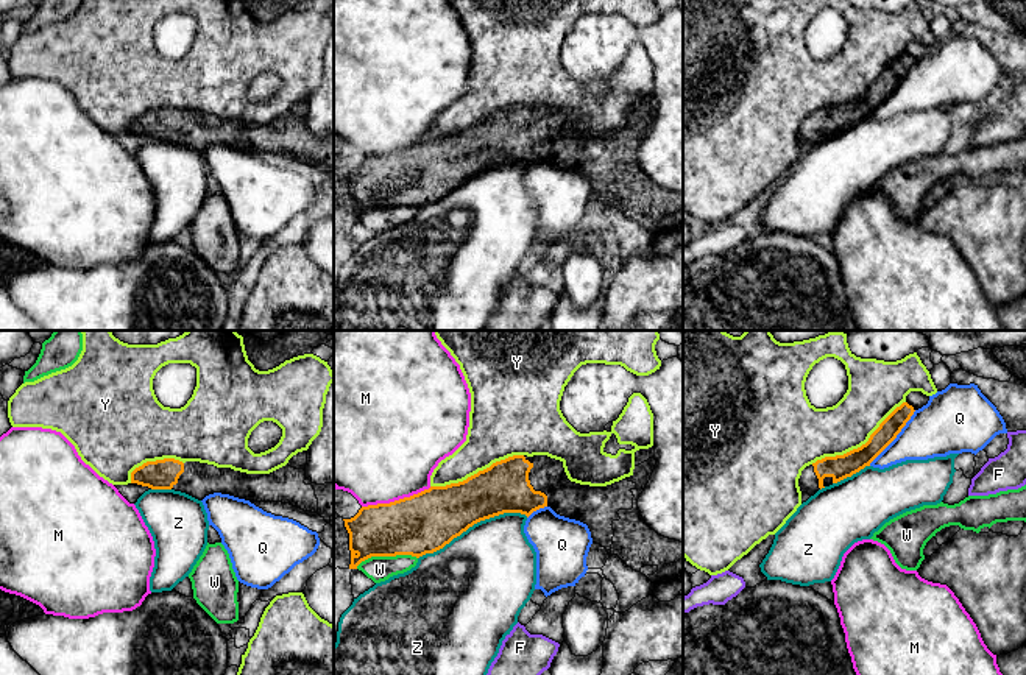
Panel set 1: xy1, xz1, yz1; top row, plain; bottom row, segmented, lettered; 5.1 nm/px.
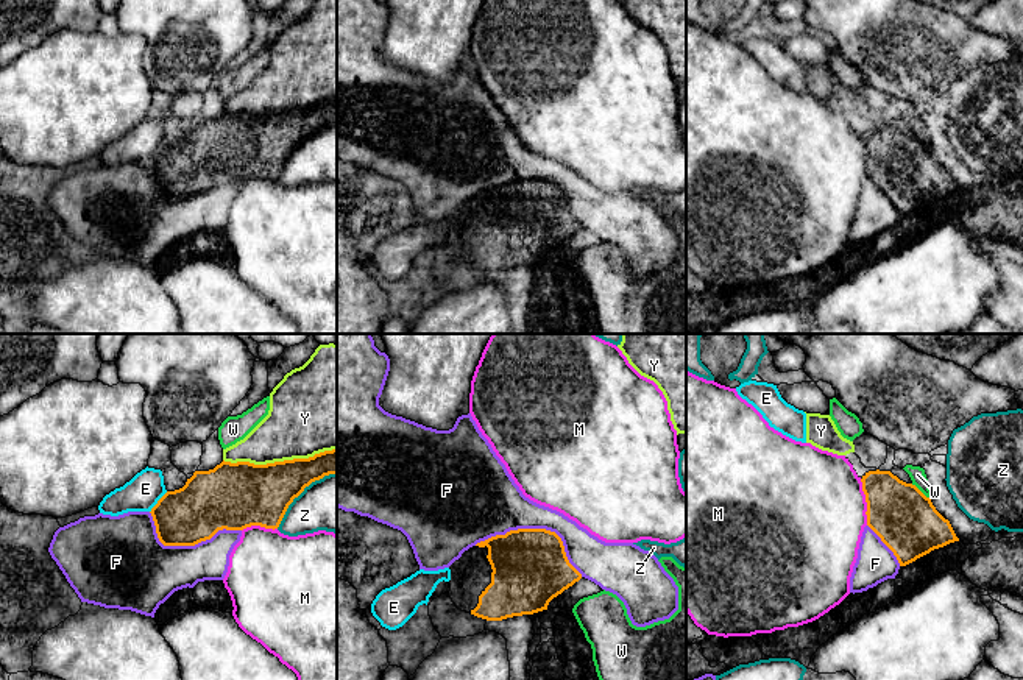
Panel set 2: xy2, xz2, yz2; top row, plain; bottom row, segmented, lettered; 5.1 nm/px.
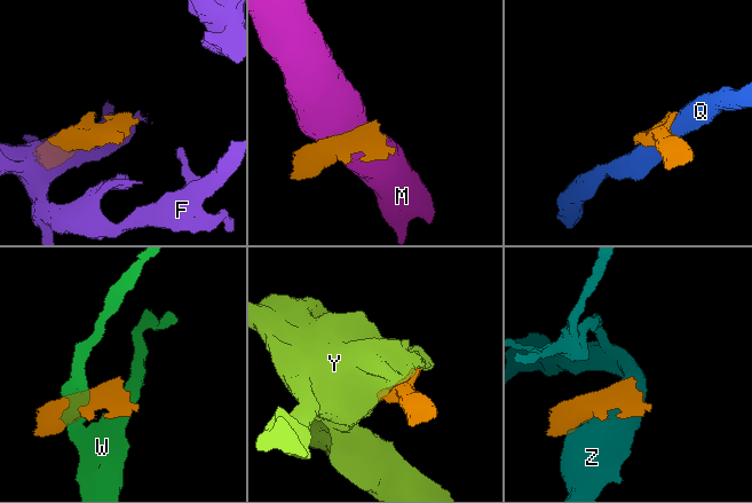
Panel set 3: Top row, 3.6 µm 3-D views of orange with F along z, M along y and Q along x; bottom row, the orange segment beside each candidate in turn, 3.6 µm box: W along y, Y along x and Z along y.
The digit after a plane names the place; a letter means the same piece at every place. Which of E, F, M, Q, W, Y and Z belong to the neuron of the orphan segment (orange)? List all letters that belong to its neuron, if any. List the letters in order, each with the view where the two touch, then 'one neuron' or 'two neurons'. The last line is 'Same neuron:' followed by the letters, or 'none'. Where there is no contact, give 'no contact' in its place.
E: xy2 | two neurons
F: xz2 | two neurons
M: xz1 | two neurons
Q: yz1 | two neurons
W: xz1 | two neurons
Y: xy2 | two neurons
Z: xz1 | two neurons
Same neuron: none

